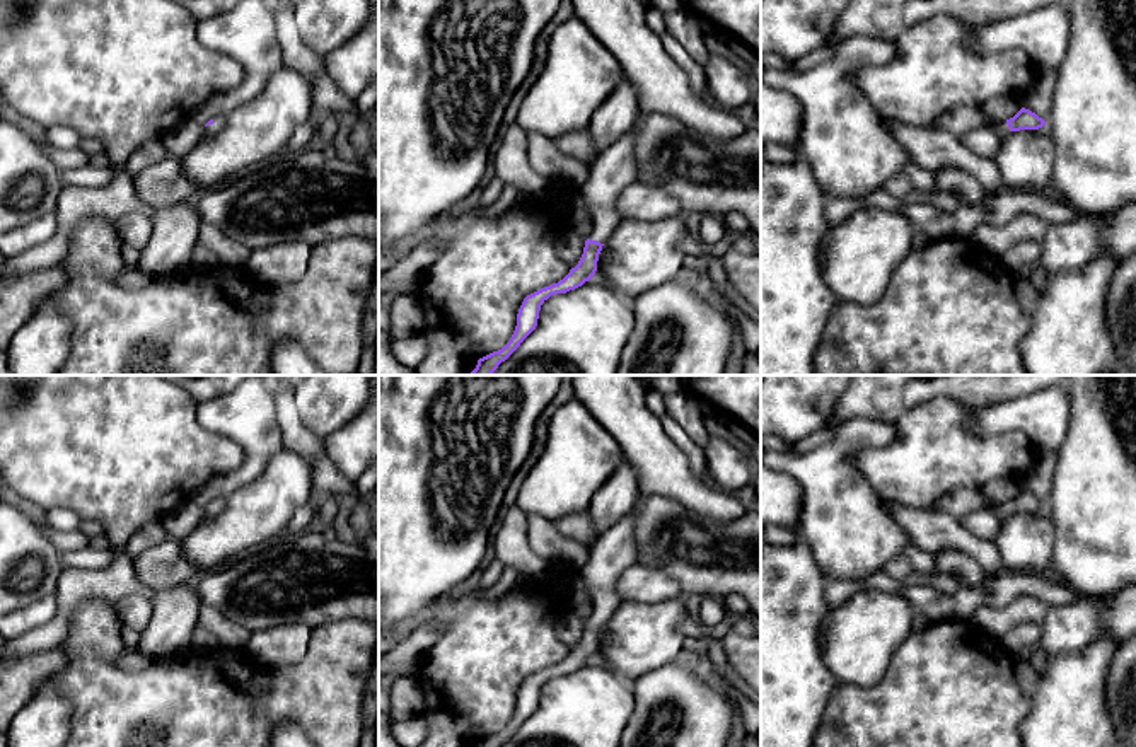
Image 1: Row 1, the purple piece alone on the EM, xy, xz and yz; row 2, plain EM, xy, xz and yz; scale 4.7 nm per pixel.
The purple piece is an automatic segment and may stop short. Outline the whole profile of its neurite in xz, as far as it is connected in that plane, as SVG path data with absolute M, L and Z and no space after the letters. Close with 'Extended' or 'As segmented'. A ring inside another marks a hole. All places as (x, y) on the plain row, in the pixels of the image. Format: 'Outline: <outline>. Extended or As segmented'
Outline: M641 495L635 507L609 530L606 530L585 553L578 571L592 597L592 612L585 622L583 636L575 650L549 669L527 677L517 696L517 708L510 723L498 733L478 742L478 747L500 747L520 725L536 711L541 687L556 675L566 675L592 662L597 653L599 636L604 624L611 619L621 599L616 583L621 573L636 565L636 542L633 536L635 517L648 495Z. Extended

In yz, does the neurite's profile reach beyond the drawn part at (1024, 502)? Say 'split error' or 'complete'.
split error

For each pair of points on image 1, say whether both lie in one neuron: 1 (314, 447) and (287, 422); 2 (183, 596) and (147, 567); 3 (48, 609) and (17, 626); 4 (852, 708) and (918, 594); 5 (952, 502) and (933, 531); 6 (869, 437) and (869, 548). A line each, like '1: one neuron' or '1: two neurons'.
1: one neuron
2: two neurons
3: one neuron
4: two neurons
5: two neurons
6: one neuron

